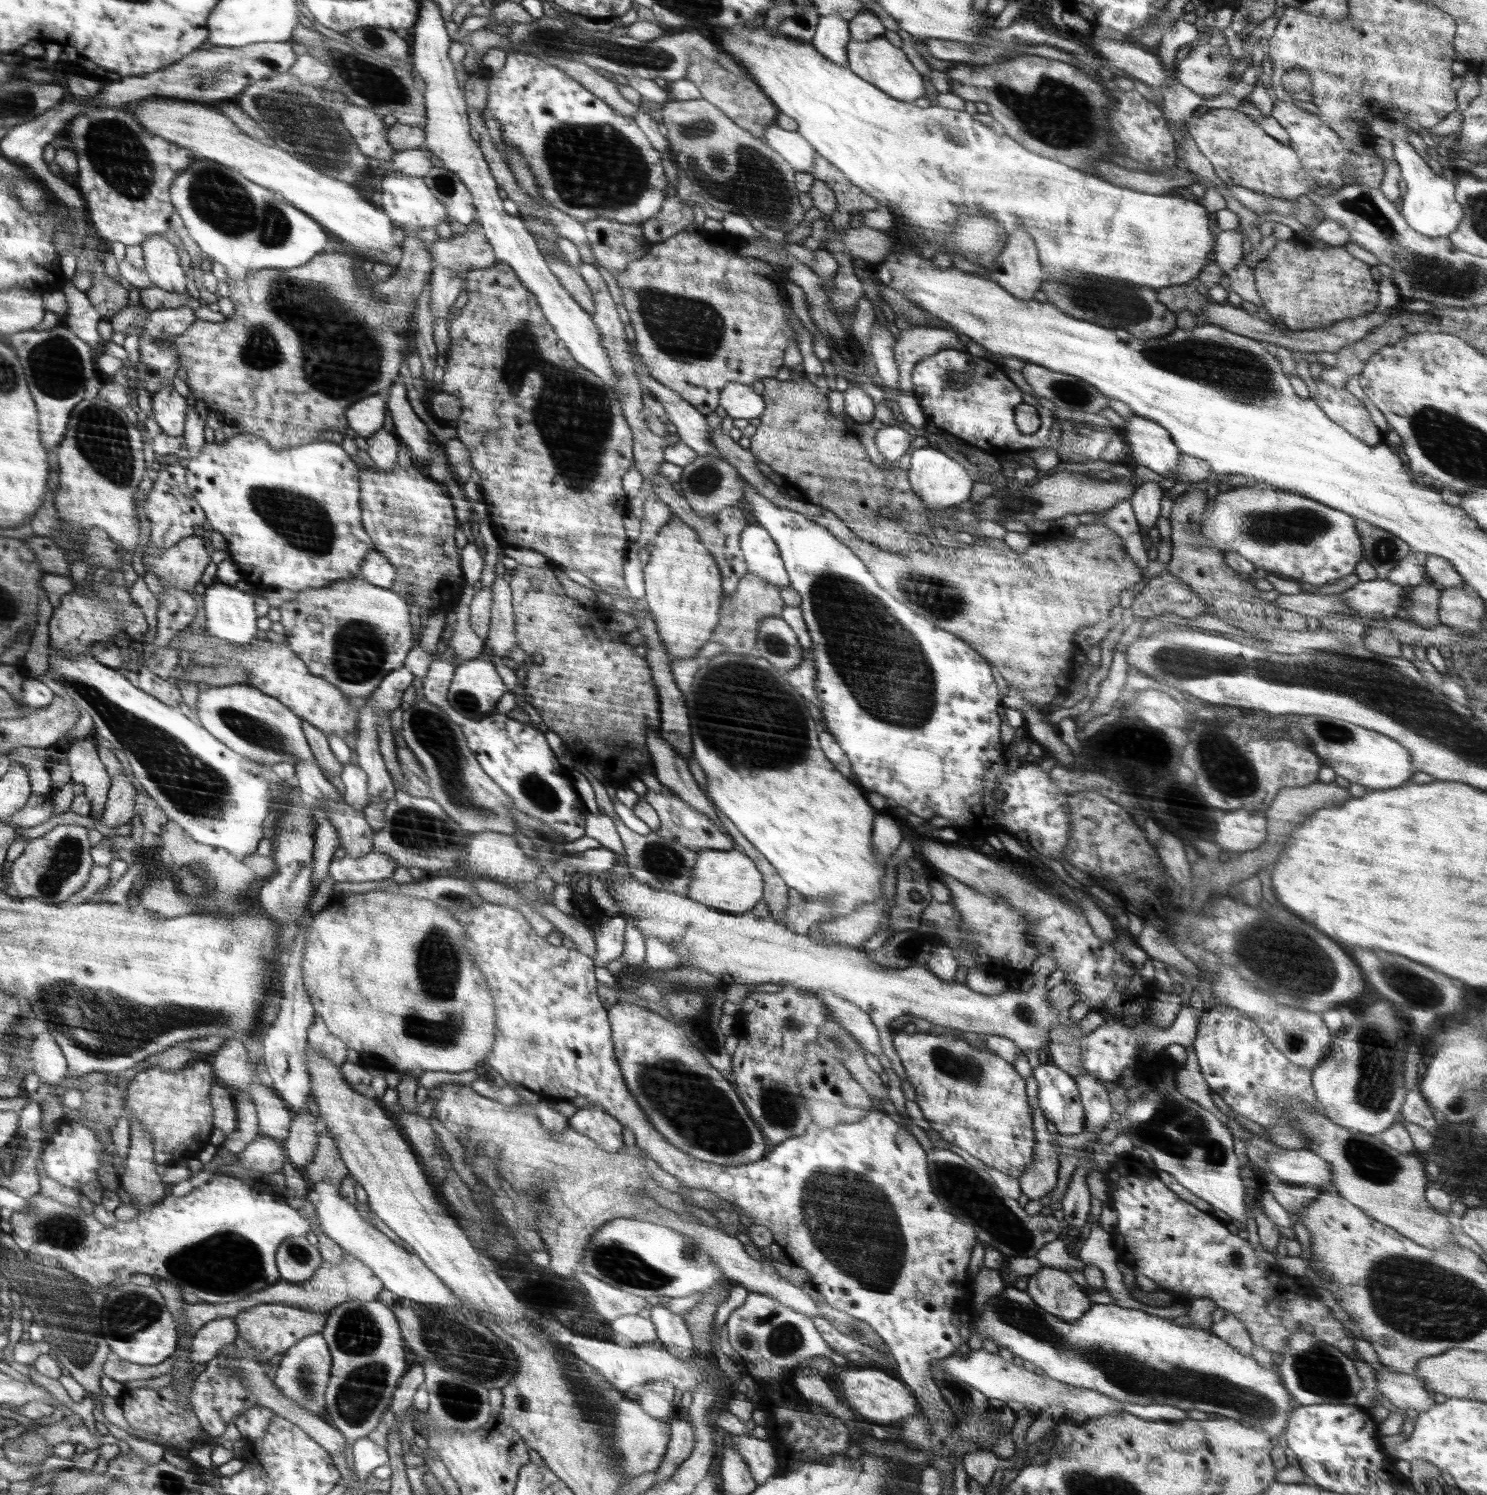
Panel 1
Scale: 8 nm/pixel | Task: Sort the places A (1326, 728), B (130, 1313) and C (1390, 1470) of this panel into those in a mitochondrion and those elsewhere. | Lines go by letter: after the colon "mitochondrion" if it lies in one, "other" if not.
A: mitochondrion
B: mitochondrion
C: other

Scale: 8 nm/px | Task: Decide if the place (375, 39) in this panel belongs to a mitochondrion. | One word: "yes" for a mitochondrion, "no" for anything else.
yes

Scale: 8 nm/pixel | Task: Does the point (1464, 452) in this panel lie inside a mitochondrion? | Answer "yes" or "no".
yes

